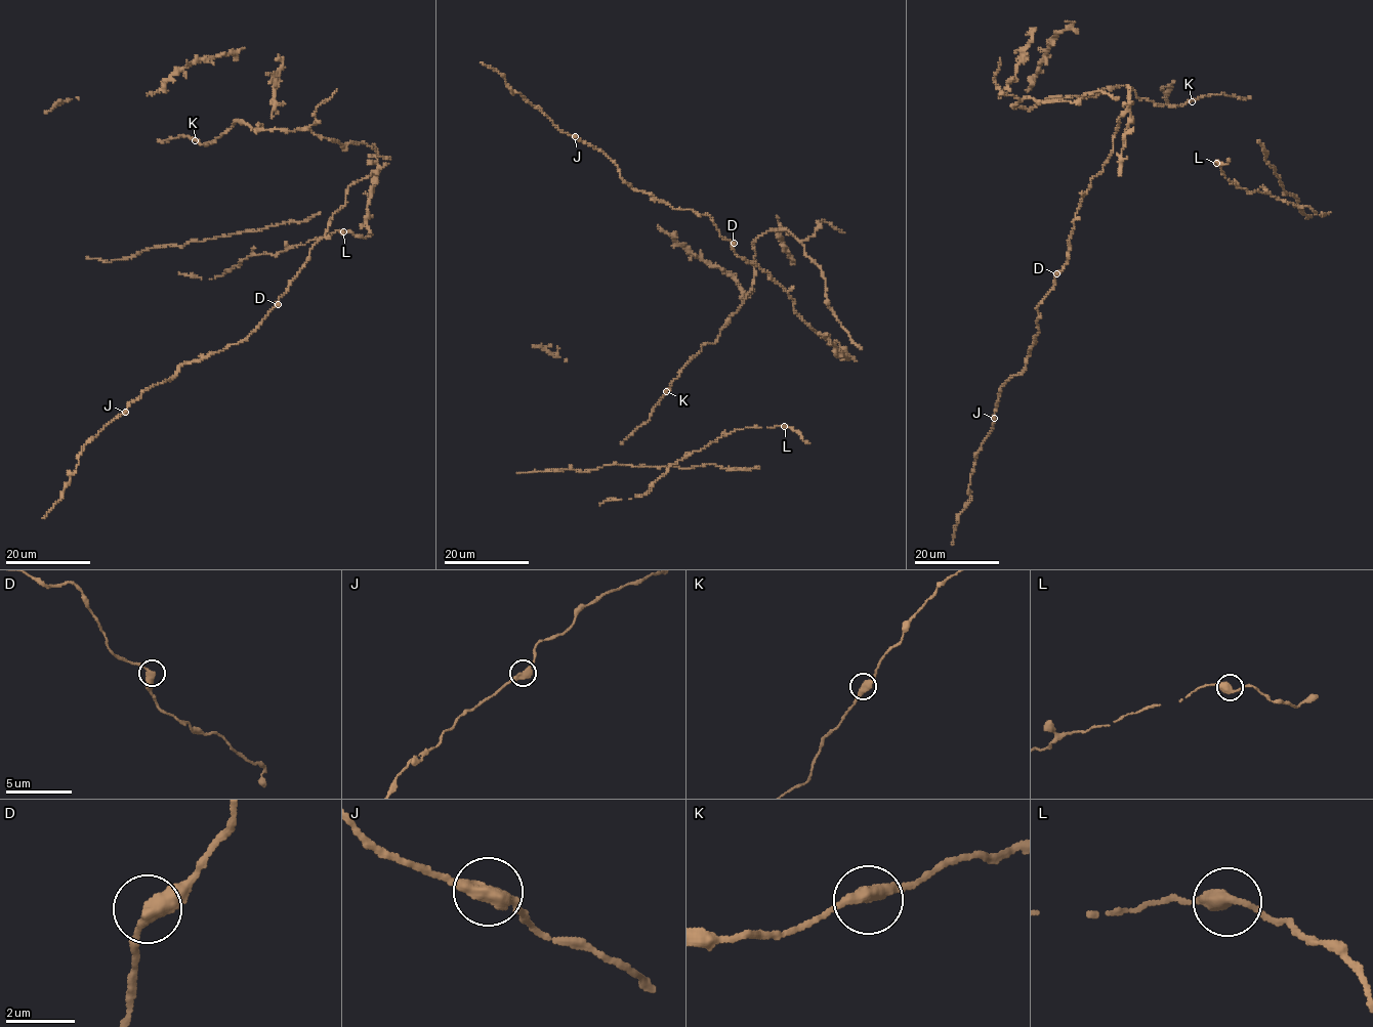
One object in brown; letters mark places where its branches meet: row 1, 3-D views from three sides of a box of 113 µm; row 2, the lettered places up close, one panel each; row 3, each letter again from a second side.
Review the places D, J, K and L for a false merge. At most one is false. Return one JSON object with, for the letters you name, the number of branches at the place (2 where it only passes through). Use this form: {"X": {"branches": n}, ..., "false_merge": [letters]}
{"false_merge": []}

